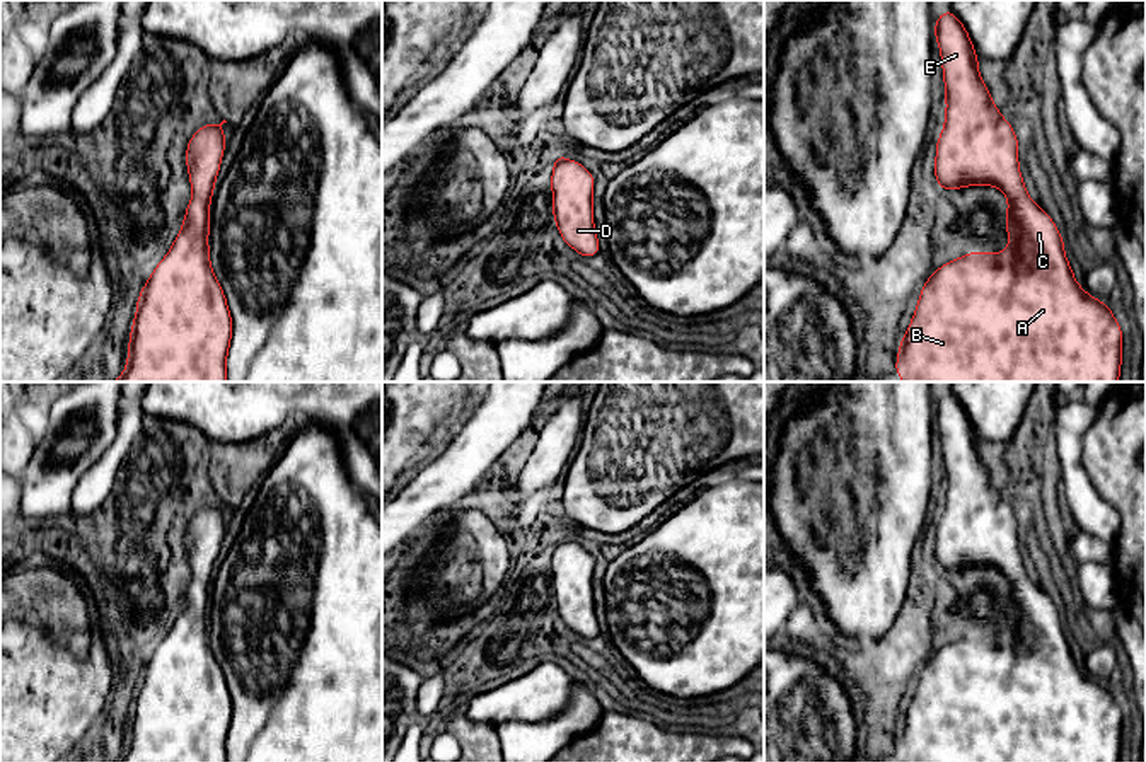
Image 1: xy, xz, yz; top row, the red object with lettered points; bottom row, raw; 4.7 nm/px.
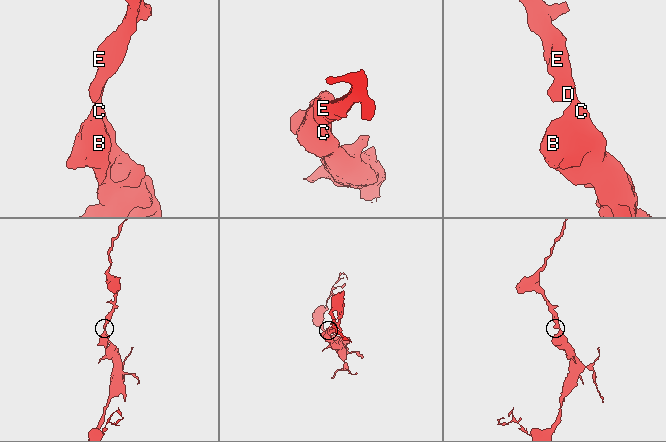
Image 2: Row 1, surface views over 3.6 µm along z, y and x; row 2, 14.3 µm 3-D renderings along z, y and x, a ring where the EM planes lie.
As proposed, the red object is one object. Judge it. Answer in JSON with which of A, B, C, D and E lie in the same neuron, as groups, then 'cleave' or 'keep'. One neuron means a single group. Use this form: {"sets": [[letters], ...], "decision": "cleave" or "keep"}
{"sets": [["A", "B", "C", "D", "E"]], "decision": "keep"}

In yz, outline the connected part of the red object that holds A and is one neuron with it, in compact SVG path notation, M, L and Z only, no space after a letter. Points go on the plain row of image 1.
M946 390L935 404L935 419L941 433L941 448L945 460L945 510L938 518L935 559L941 573L960 571L964 568L998 568L1008 578L1006 614L1010 626L1001 636L969 634L955 643L950 643L931 655L926 667L921 670L914 699L907 709L906 718L900 721L899 738L895 743L895 755L902 762L1119 762L1122 747L1122 711L1112 697L1110 687L1088 677L1074 661L1074 655L1064 638L1064 622L1057 614L1052 600L1027 576L1020 547L1018 547L1018 522L1013 508L999 496L994 488L989 470L984 467L977 452L979 438L974 433L970 418L957 397Z

